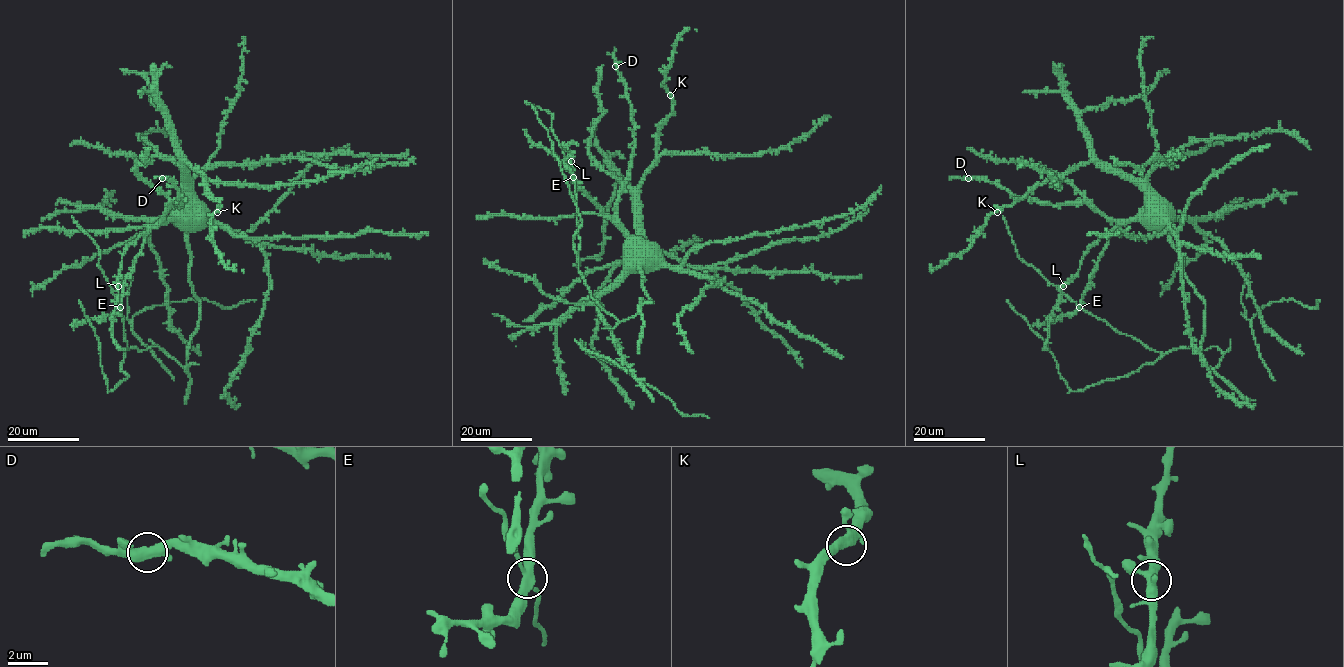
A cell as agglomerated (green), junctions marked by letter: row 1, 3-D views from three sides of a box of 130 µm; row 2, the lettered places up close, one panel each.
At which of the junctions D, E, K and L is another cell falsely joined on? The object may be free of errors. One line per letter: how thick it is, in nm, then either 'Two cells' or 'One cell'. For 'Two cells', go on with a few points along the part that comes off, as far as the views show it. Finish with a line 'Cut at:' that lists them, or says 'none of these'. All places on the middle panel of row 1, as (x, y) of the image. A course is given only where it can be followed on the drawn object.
D: Thickness 380 nm. One cell
E: Thickness 380 nm. One cell
K: Thickness 400 nm. One cell
L: Thickness 360 nm. One cell
Cut at: none of these

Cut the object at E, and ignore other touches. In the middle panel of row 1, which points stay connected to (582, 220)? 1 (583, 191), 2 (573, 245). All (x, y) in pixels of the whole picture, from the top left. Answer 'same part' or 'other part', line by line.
1: other part
2: same part

